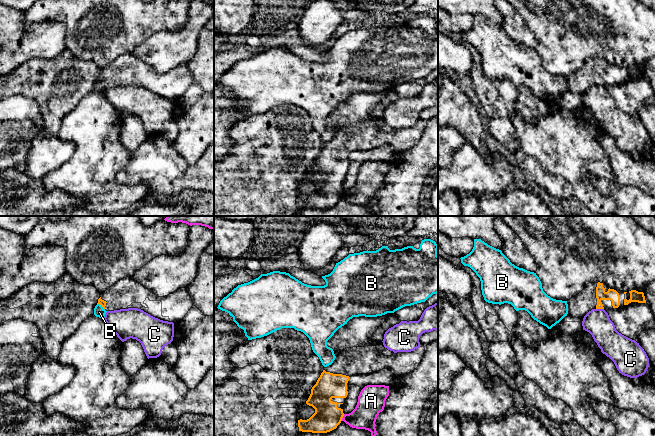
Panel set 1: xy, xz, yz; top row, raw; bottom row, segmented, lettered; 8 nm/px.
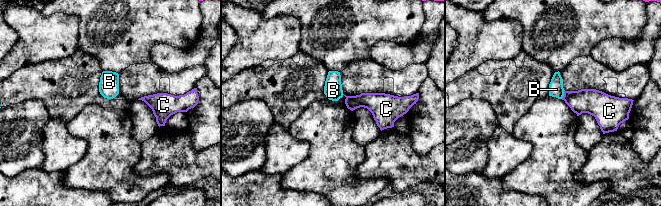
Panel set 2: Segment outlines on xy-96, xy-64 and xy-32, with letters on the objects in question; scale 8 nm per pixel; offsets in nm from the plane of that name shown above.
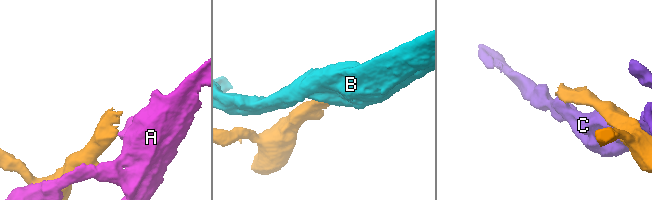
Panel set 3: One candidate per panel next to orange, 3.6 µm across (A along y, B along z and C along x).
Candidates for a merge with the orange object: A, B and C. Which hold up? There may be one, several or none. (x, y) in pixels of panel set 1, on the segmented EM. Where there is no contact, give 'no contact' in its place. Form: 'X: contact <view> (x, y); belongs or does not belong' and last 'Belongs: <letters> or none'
A: contact xz (342, 417); does not belong
B: contact xy (101, 305); does not belong
C: contact yz (600, 308); does not belong
Belongs: none

